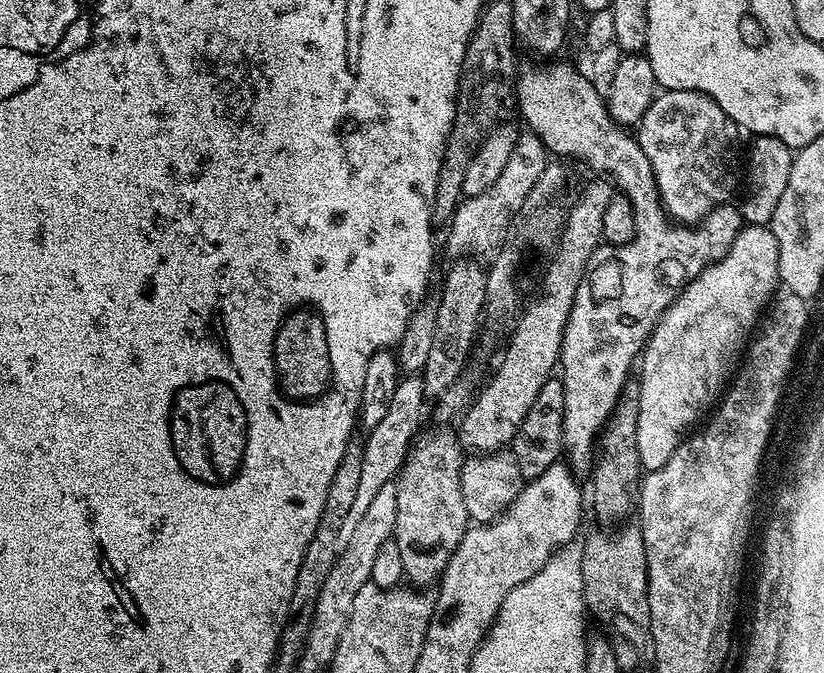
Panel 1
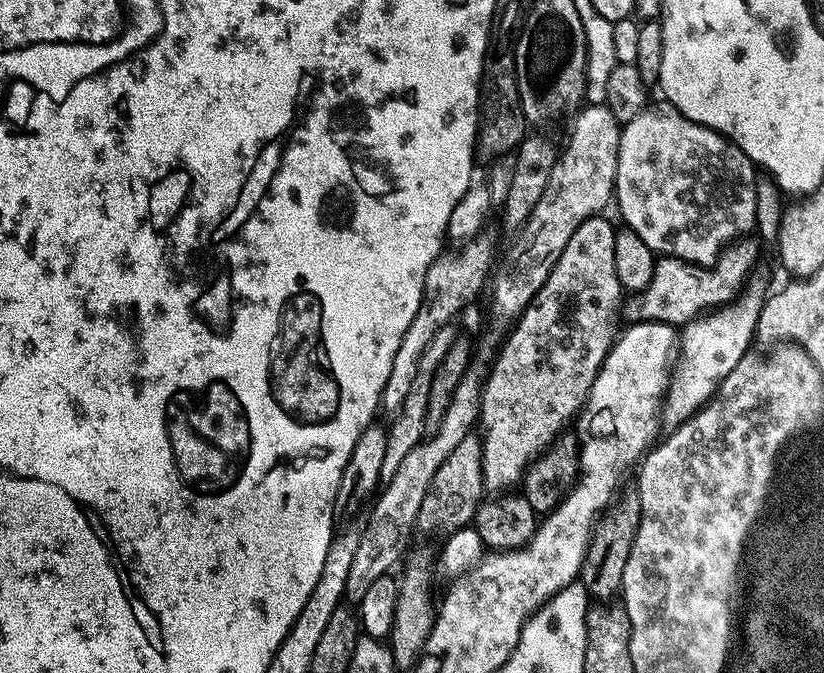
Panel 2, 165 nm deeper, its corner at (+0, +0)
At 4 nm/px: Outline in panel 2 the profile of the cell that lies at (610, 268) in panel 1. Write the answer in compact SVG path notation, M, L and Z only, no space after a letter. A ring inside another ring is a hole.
M755 235L739 237L727 244L720 257L710 268L701 264L688 264L676 256L660 256L654 266L654 278L642 291L631 297L636 307L637 321L653 320L673 326L683 326L697 316L731 303L740 295L756 258L760 254L761 241Z

